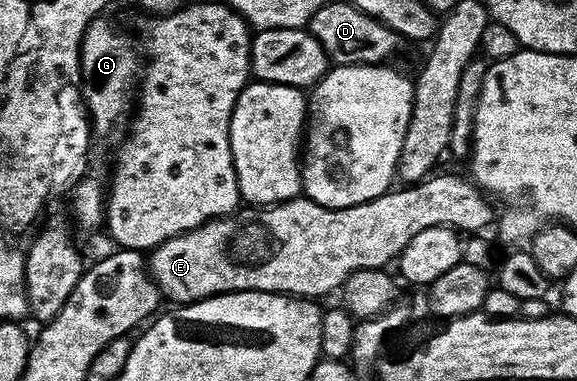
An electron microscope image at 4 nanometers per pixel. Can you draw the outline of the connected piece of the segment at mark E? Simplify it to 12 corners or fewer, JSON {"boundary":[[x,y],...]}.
{"boundary":[[442,173],[335,210],[239,208],[148,254],[174,304],[321,299],[424,228],[482,232],[491,199]]}

